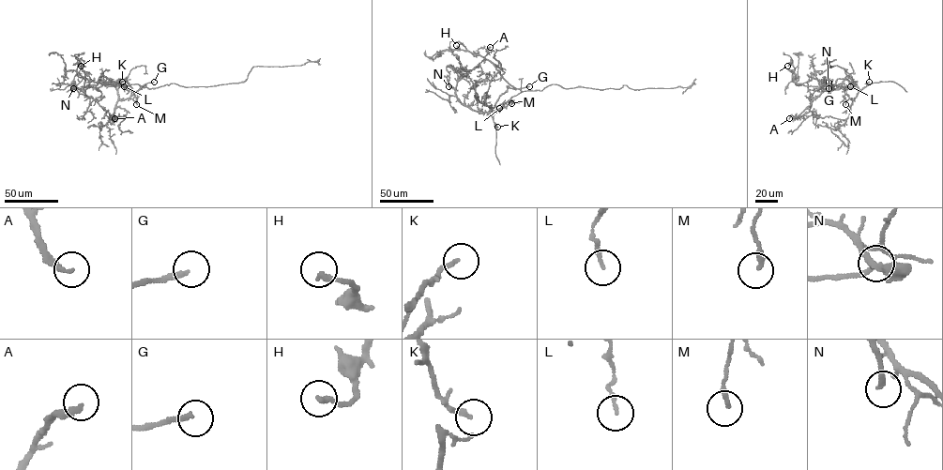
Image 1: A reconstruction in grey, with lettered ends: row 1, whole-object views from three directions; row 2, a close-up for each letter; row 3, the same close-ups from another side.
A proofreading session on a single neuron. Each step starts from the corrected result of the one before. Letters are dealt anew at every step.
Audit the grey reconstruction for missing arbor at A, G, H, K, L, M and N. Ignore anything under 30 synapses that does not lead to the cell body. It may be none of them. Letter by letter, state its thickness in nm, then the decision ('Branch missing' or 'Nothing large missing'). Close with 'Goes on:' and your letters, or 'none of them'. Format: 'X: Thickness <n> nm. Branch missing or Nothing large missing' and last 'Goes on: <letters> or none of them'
A: Thickness 200 nm. Branch missing
G: Thickness 200 nm. Branch missing
H: Thickness 200 nm. Nothing large missing
K: Thickness 180 nm. Nothing large missing
L: Thickness 150 nm. Nothing large missing
M: Thickness 200 nm. Nothing large missing
N: Thickness 130 nm. Nothing large missing
Goes on: A, G

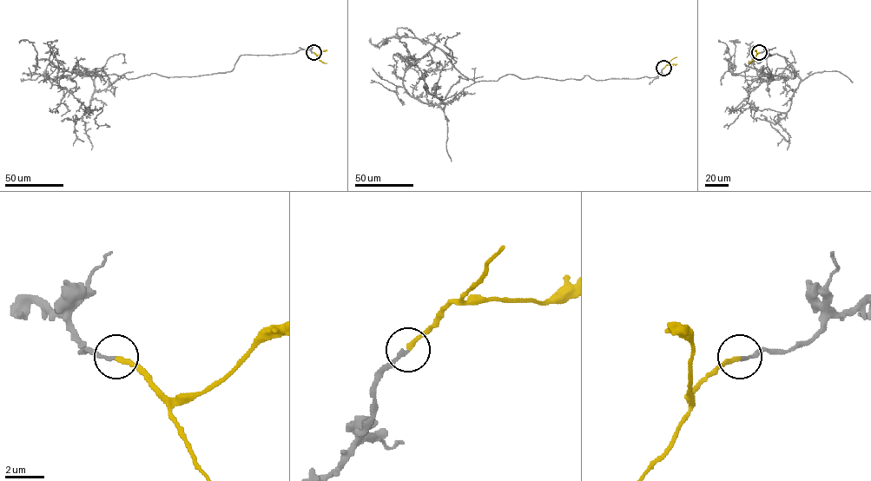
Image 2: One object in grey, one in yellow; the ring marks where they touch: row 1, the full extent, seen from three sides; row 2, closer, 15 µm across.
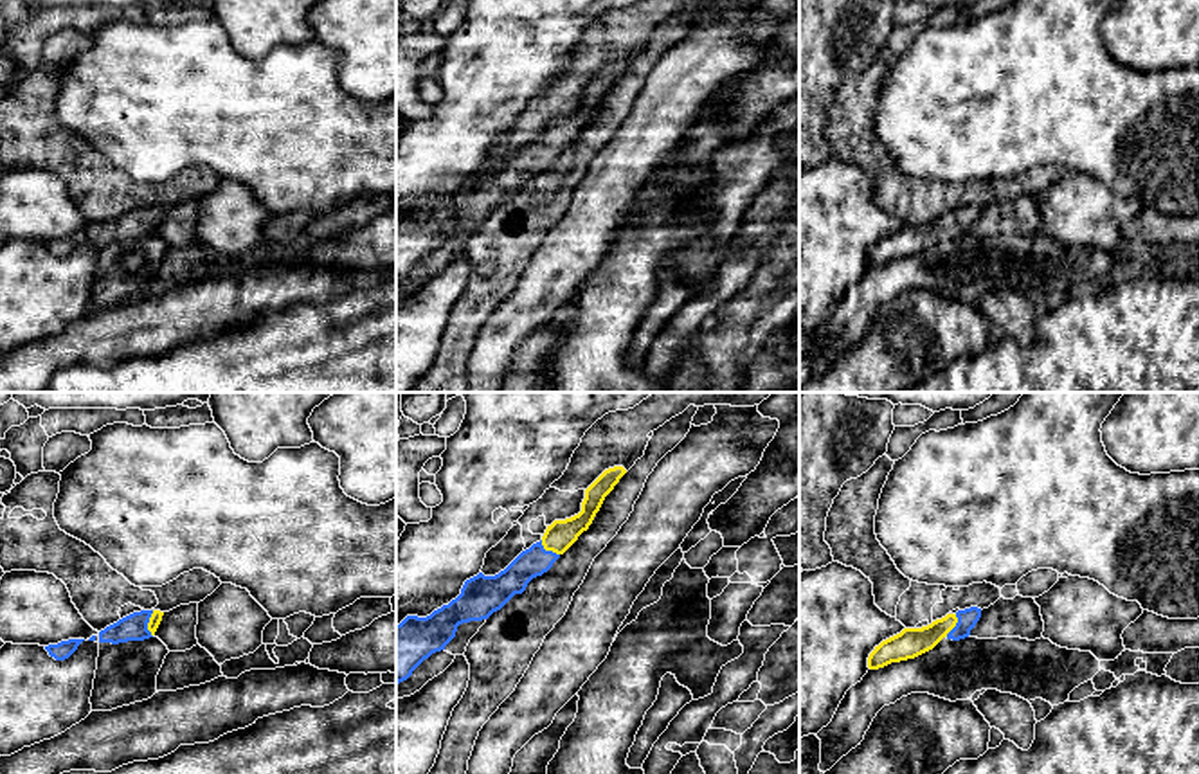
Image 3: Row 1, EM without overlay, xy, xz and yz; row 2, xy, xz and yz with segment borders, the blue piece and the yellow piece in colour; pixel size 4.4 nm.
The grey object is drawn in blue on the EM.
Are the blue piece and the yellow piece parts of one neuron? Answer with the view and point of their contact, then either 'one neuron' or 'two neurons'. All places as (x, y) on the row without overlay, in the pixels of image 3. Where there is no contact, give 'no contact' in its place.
meets blue in xy at (148, 218); one neuron

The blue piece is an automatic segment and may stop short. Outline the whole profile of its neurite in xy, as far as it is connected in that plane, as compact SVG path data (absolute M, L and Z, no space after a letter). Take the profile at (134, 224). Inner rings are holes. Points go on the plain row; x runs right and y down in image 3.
M140 207L133 209L117 220L106 223L99 229L99 239L128 239L128 238L144 238L155 232L164 209L160 207Z

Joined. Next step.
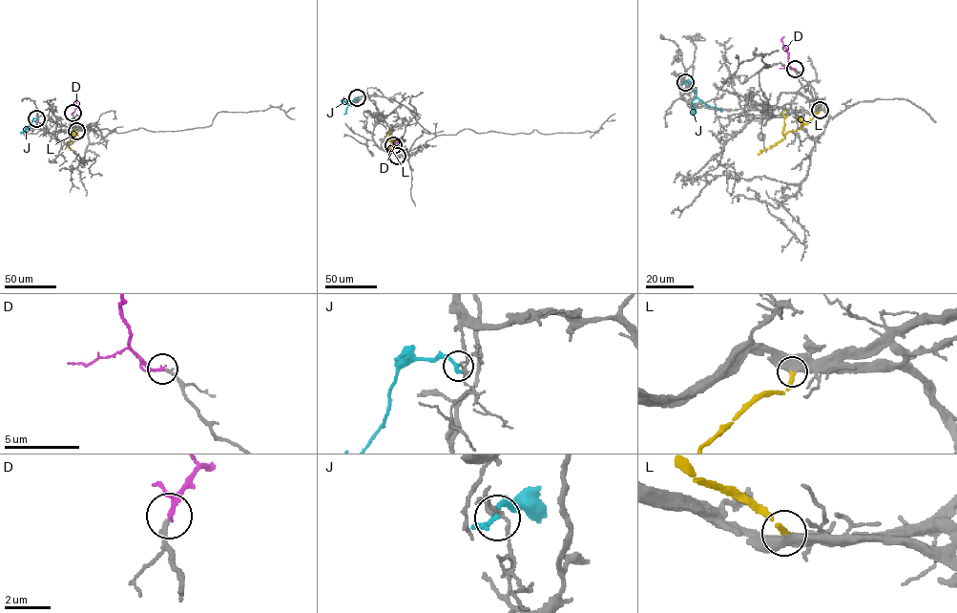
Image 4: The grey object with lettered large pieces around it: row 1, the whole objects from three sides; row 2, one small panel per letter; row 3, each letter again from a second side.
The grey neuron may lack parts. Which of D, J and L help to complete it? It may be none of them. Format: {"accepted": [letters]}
{"accepted": ["D"]}

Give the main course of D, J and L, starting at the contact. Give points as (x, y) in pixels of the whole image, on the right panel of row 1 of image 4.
D: (795, 69), (789, 65), (787, 50), (781, 41), (783, 36)
J: (685, 82), (696, 97), (722, 111)
L: (820, 110), (809, 122), (788, 132), (783, 139), (758, 155)

